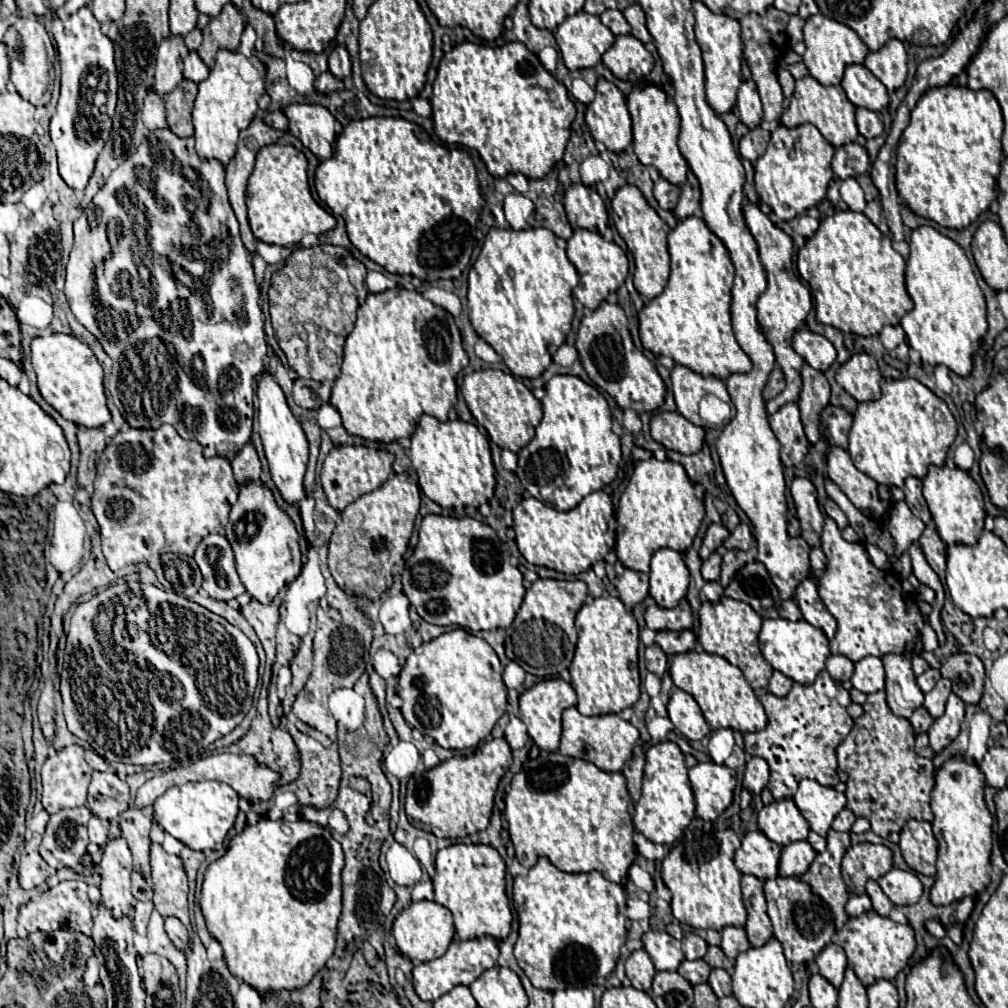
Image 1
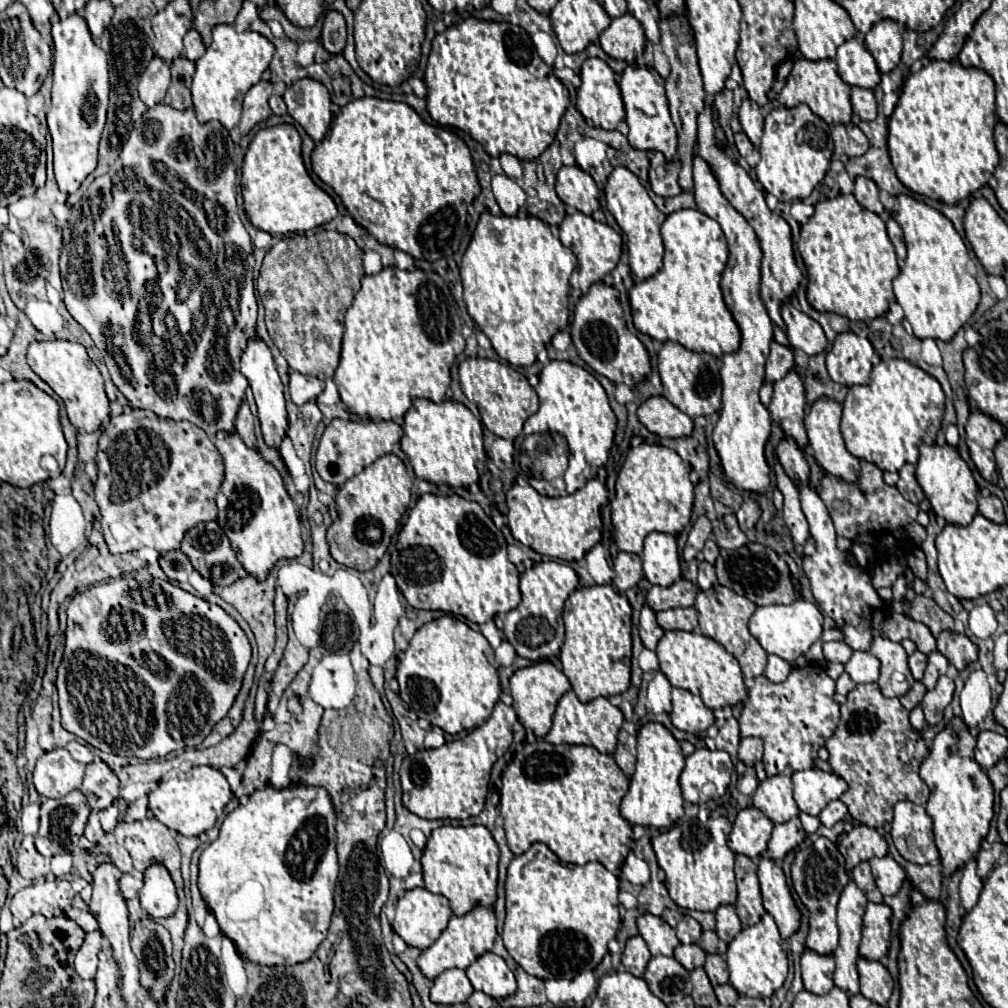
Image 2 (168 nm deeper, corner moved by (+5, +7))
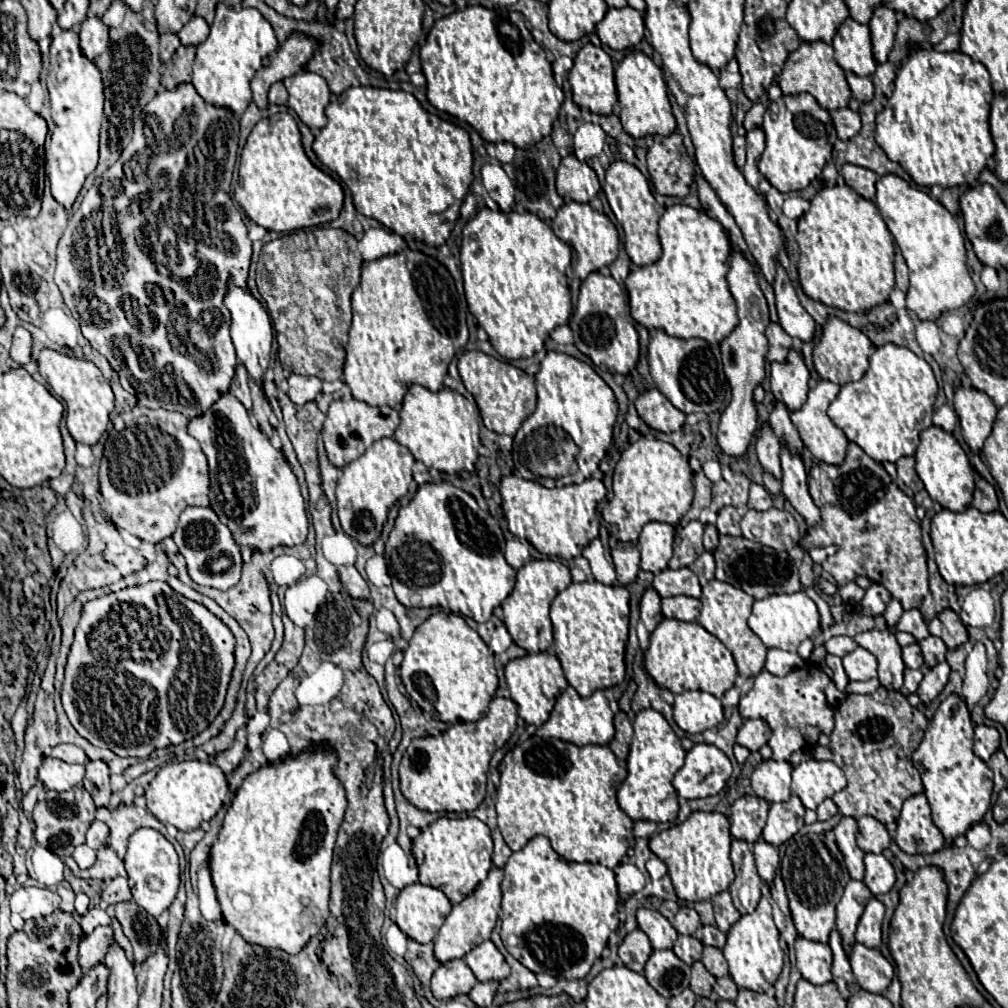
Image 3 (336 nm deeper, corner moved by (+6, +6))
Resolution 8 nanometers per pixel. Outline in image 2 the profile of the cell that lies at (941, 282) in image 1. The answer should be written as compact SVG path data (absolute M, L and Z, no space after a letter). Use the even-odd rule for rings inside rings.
M905 194L893 198L895 204L891 214L901 226L907 246L907 258L901 266L901 274L893 280L895 298L905 310L905 320L911 324L917 338L951 340L953 334L971 318L981 298L979 284L967 270L967 246L953 222L939 210Z

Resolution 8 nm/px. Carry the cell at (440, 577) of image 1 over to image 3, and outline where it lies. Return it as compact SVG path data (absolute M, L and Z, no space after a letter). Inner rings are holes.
M446 481L420 485L416 495L414 495L414 499L406 507L400 507L396 523L394 523L394 529L392 529L390 539L386 543L386 557L390 559L390 561L386 561L388 563L388 575L392 577L394 593L396 593L398 601L402 605L406 605L406 607L442 607L444 611L452 611L452 613L458 613L458 615L464 615L464 617L472 617L476 623L486 623L492 617L494 607L504 603L504 599L514 591L514 583L516 583L516 571L504 559L504 535L502 535L502 529L496 523L496 519L488 511L482 511L472 495L468 495L466 491L454 487L454 485L446 483Z

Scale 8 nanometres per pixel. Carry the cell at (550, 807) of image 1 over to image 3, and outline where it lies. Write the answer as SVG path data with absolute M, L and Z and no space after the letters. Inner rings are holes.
M538 735L520 743L506 759L506 767L500 773L500 787L496 797L498 827L506 845L512 851L520 851L526 841L536 835L550 839L552 849L566 861L576 863L600 863L608 869L614 869L630 845L634 843L632 825L634 821L618 807L616 791L626 779L626 769L620 767L618 759L608 745L586 745L578 747L560 739L542 739Z

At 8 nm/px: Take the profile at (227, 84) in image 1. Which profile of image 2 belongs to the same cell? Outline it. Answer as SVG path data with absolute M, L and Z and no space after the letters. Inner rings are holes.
M217 24L213 28L213 42L207 52L197 60L197 70L193 76L193 106L201 122L219 120L227 130L239 124L243 96L247 90L261 80L261 74L267 70L275 46L259 32L245 30L237 32L235 24Z

